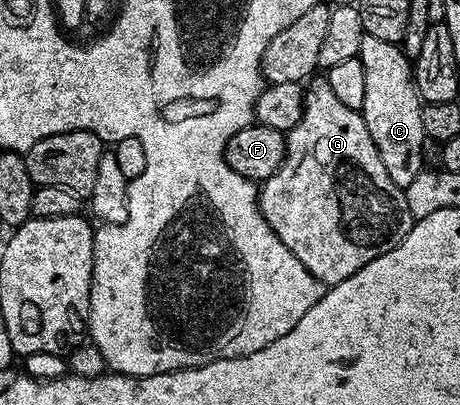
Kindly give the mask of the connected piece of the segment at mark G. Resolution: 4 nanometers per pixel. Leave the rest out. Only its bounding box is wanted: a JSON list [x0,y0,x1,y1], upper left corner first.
[258,76,414,287]

